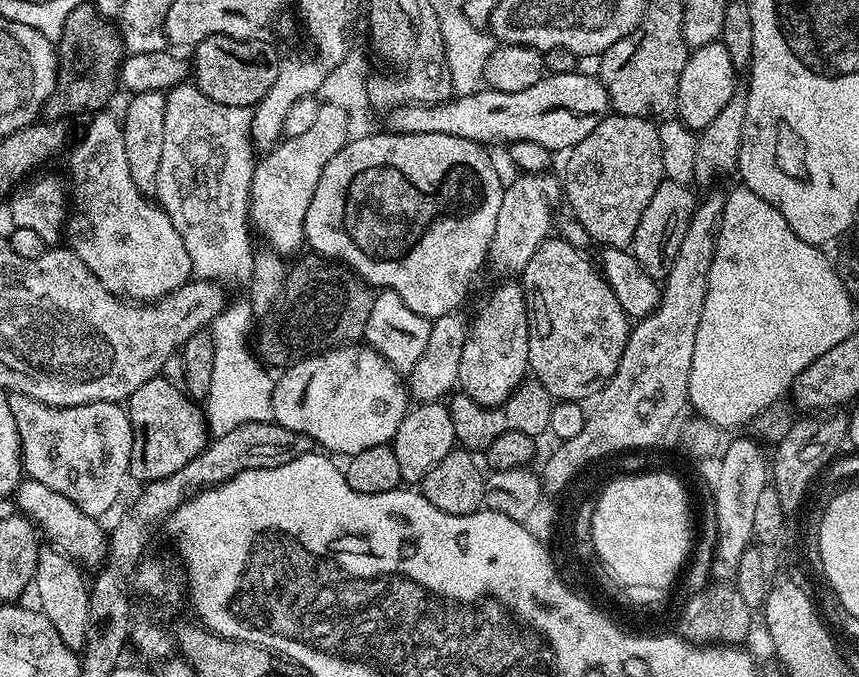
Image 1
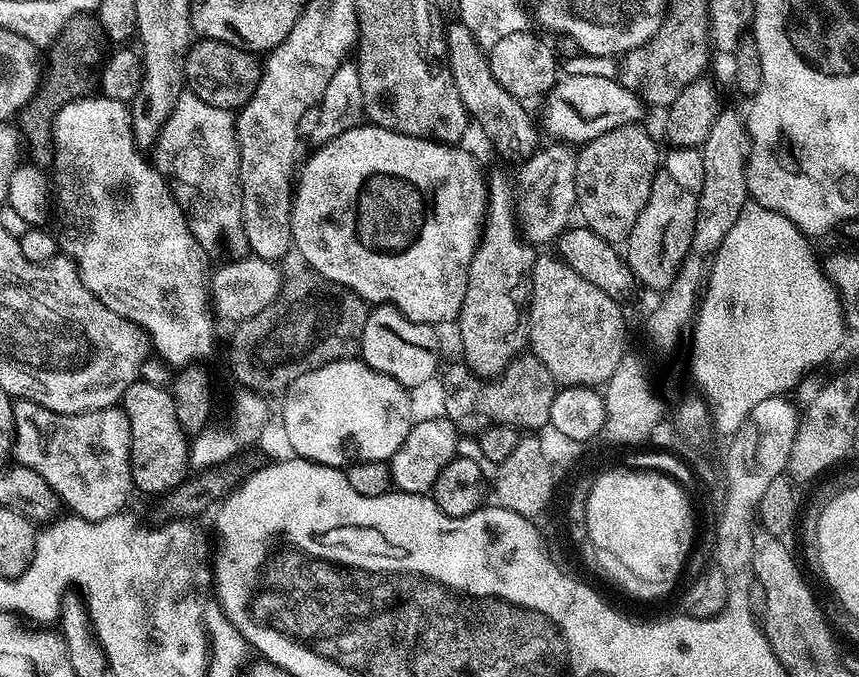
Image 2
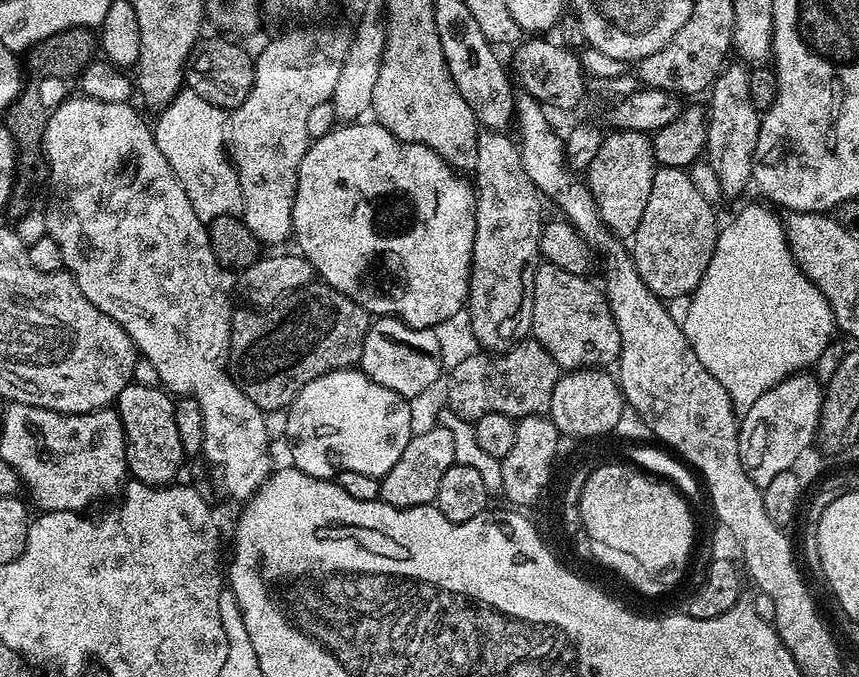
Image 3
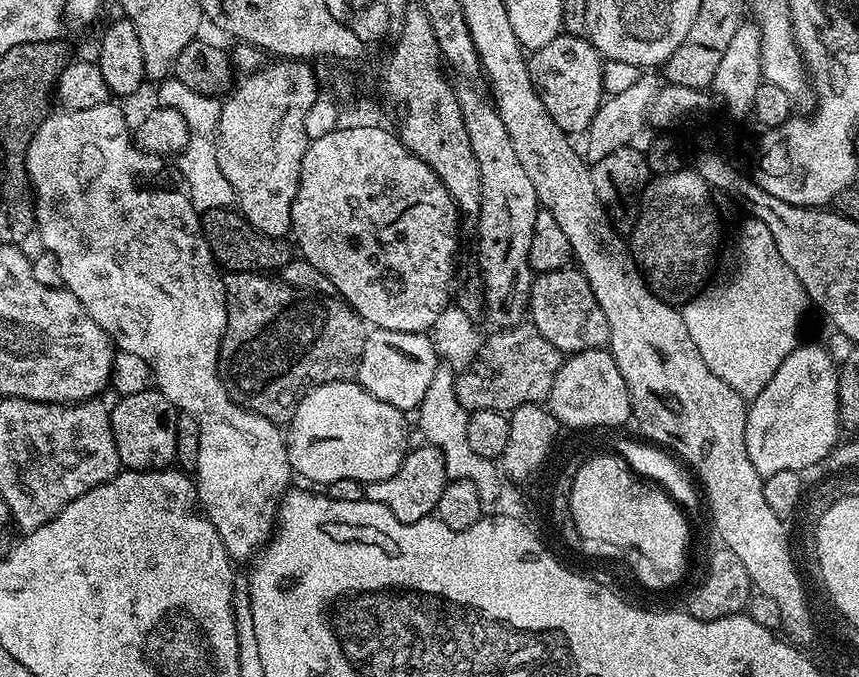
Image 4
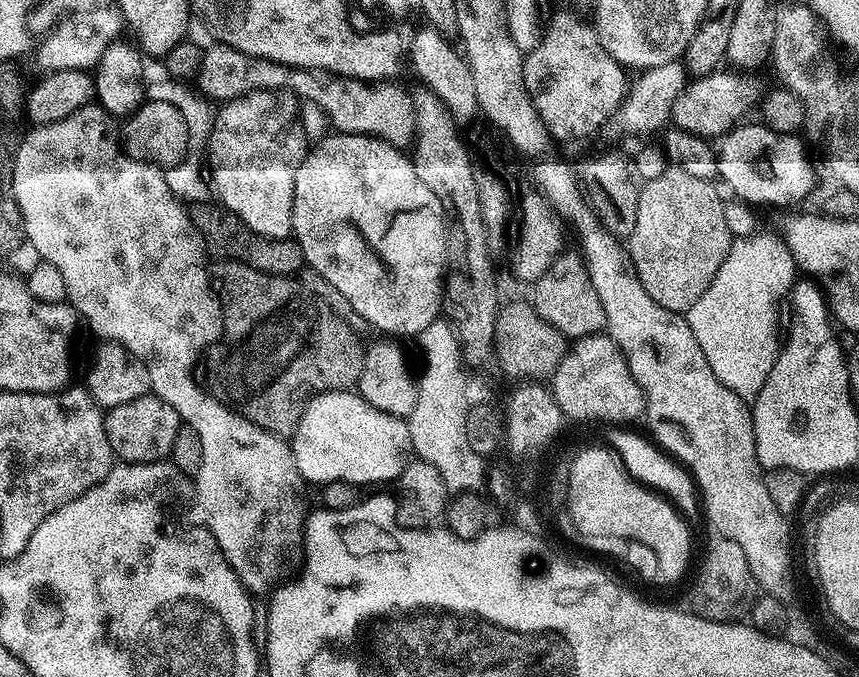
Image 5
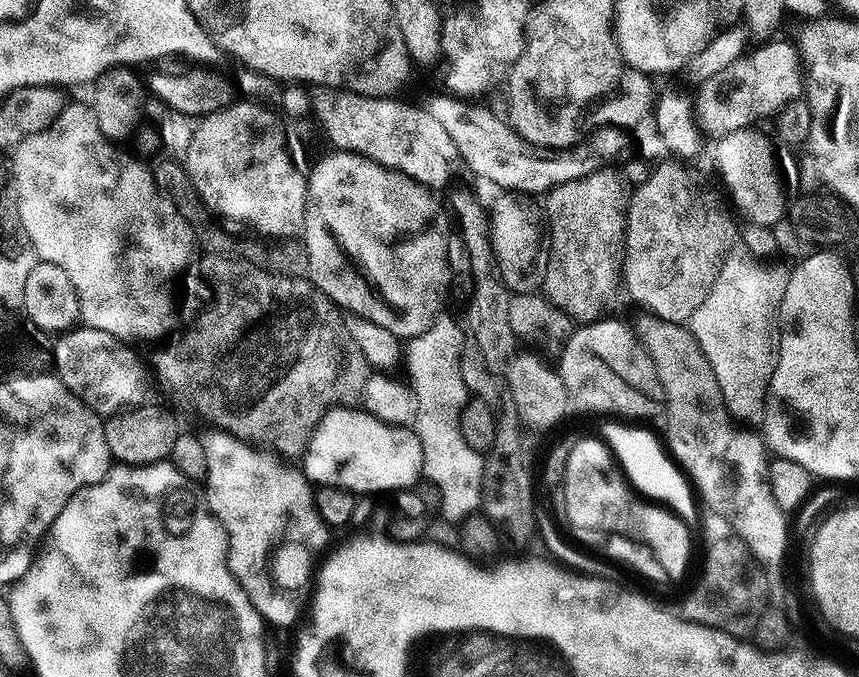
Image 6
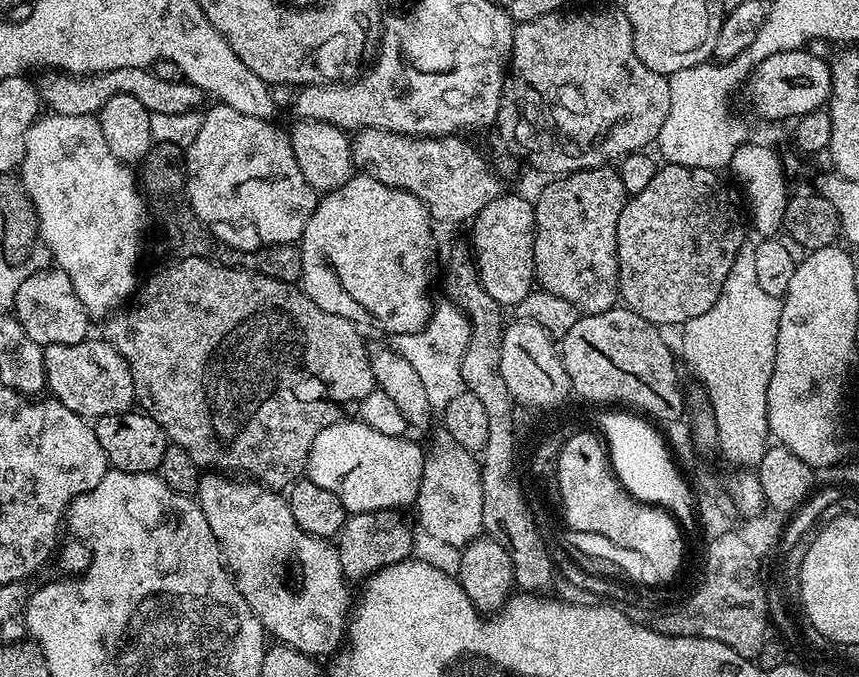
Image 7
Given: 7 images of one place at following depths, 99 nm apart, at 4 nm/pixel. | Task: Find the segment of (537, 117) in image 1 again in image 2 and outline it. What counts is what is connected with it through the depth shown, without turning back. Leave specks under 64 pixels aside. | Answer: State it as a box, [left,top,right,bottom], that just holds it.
[542,75,646,146]

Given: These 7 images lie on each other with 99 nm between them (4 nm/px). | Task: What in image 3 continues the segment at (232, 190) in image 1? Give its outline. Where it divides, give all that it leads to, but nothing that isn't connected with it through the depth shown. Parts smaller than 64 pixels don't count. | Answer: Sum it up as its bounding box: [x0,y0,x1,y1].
[154,90,240,222]

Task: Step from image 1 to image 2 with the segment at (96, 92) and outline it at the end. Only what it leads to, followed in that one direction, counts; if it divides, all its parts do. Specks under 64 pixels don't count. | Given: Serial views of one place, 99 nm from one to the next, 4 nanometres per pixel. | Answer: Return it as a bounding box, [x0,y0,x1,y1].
[18,14,106,166]

